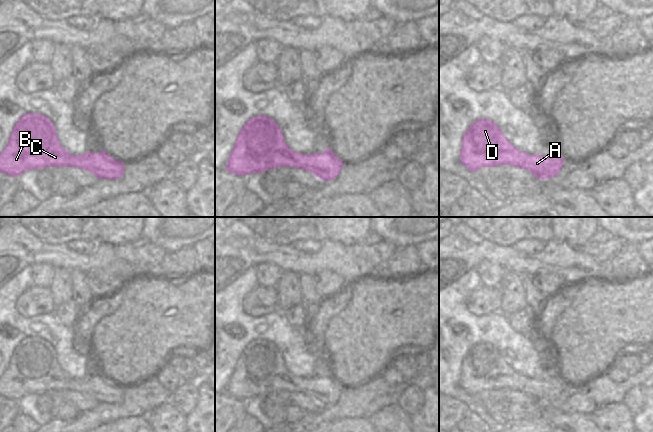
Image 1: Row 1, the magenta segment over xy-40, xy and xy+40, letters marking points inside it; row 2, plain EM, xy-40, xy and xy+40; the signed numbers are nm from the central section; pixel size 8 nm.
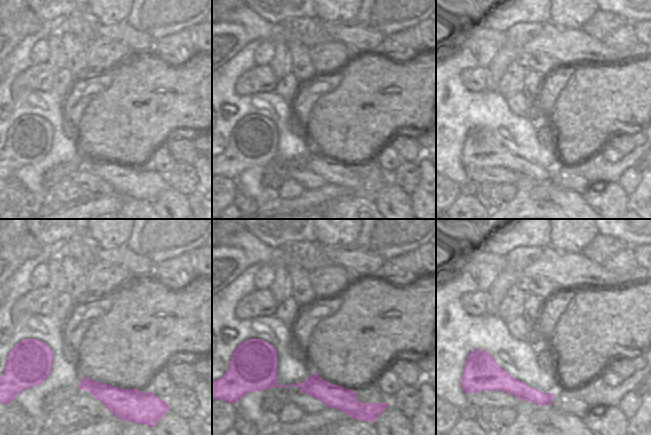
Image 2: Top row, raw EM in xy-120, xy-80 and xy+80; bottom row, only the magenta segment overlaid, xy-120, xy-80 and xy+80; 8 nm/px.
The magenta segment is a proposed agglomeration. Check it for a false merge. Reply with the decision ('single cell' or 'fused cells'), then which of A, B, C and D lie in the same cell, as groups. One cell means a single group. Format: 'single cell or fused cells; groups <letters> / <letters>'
single cell; groups A B C D

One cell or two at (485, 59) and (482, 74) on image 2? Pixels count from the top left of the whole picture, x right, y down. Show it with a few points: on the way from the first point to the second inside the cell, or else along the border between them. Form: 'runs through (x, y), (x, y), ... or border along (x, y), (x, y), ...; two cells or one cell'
border along (479, 64), (486, 67); two cells

